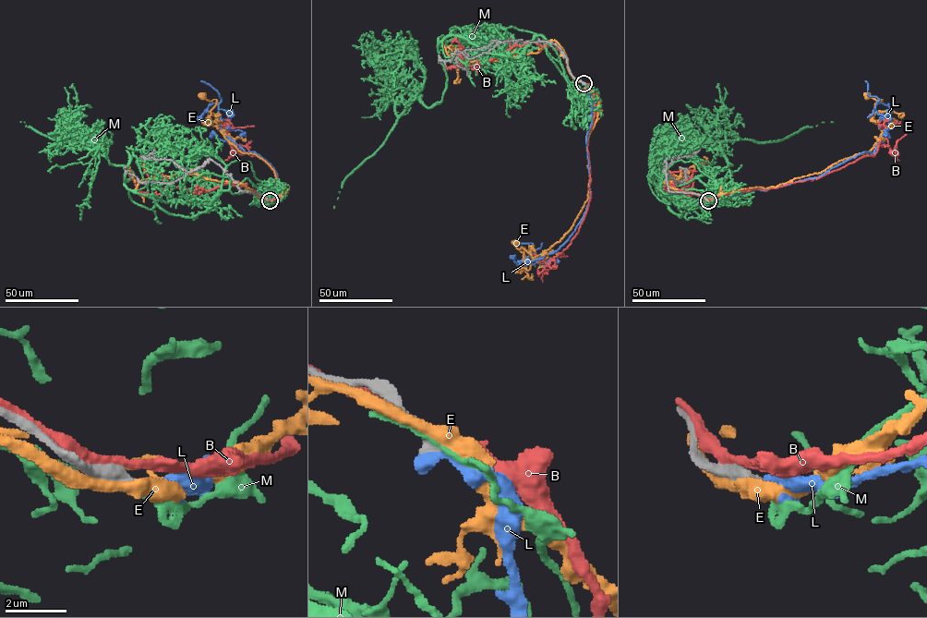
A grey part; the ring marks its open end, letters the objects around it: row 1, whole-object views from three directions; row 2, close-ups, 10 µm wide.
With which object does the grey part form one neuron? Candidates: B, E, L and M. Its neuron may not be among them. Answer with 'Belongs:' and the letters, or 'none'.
Belongs: L

